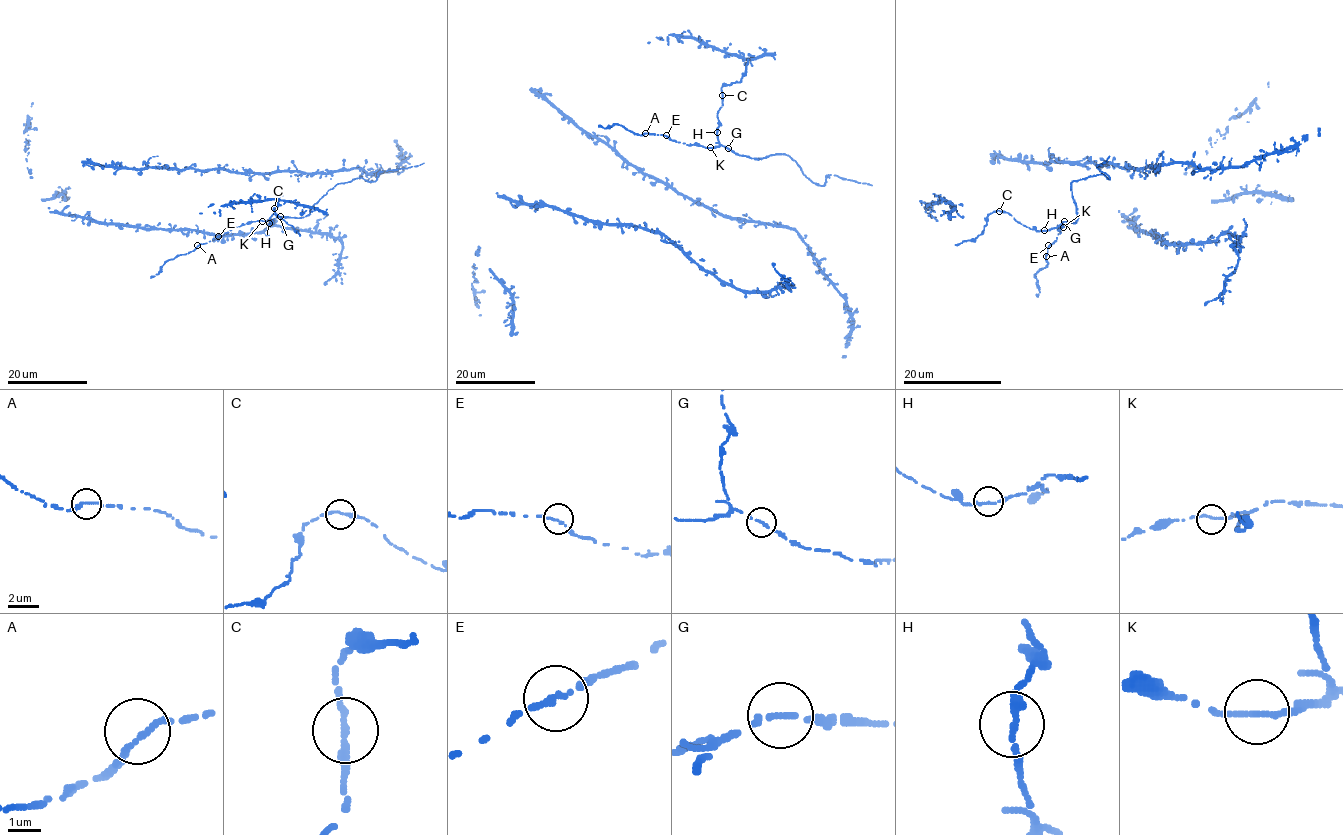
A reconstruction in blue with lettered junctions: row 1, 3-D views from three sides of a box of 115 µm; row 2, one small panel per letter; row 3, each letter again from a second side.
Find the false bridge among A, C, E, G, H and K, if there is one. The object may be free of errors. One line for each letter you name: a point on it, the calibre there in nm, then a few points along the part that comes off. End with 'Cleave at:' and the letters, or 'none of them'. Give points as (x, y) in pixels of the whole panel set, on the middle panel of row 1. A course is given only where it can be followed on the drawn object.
Cleave at: none of them

